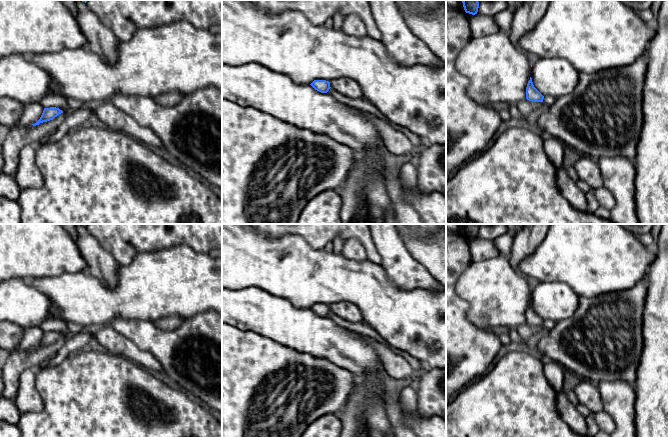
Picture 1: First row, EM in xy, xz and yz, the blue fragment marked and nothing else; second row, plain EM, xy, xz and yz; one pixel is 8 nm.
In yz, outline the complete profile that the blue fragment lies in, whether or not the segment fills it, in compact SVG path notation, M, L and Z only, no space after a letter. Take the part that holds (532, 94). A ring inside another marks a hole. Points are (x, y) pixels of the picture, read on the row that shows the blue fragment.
M531 77L526 87L526 99L532 102L543 102L544 99L544 96L534 87Z

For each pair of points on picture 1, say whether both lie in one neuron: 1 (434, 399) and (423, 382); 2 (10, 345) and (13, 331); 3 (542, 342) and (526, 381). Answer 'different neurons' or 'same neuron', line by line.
1: same neuron
2: same neuron
3: different neurons

